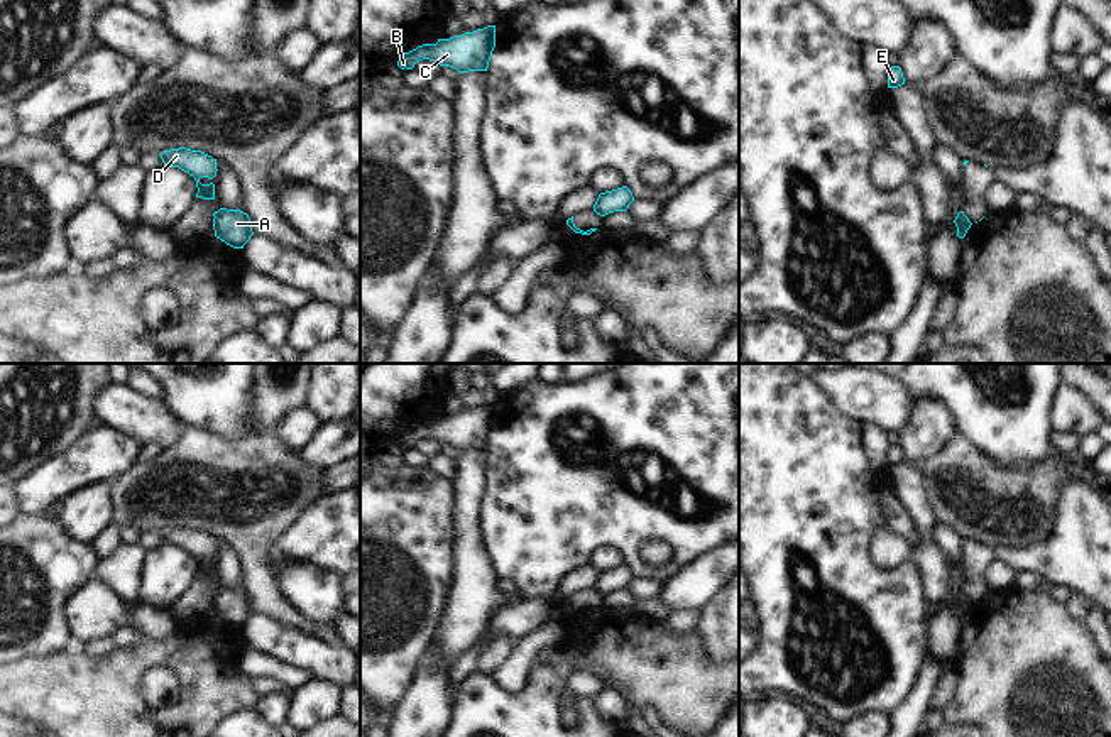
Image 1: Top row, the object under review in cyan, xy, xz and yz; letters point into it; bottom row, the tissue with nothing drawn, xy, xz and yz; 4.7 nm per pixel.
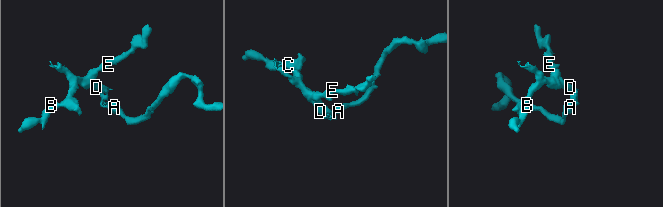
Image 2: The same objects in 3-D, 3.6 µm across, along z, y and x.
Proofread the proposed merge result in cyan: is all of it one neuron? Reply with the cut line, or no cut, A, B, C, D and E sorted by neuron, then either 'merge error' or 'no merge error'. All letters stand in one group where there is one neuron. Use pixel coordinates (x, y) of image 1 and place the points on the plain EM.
cut in xy along (217, 590), (213, 594); A / B C D E; merge error

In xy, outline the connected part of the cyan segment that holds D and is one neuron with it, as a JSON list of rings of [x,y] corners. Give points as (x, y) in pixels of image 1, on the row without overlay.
[[[186,526],[164,529],[159,534],[164,544],[179,546],[194,556],[198,566],[196,576],[215,578],[215,563],[201,563],[200,558],[208,556],[211,560],[216,554],[216,538],[201,529]]]

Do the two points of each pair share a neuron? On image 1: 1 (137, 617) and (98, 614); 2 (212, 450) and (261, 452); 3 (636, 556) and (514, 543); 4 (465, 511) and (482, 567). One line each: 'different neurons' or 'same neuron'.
1: same neuron
2: same neuron
3: same neuron
4: same neuron

